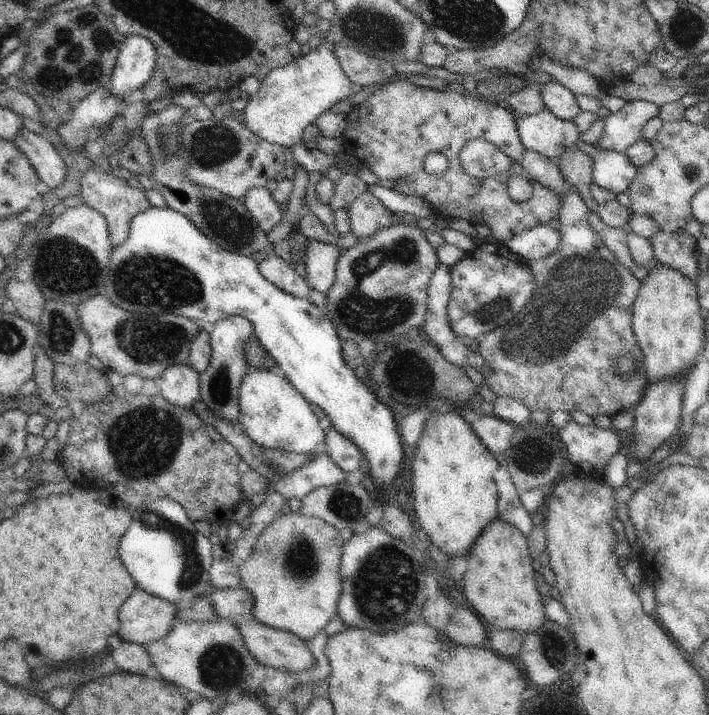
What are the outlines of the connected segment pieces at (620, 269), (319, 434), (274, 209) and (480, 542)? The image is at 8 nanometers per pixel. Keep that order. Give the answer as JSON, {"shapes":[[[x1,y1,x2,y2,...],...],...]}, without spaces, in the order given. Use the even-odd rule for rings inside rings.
{"shapes":[[[525,149,521,165,532,179,561,194,561,243,559,249,544,260,530,262,536,288,520,314,514,316,506,327,480,338,479,352,486,366,493,370,485,382,497,397,512,397,529,411,581,411,592,418,600,415,616,417,621,412,636,408,649,385,645,372,642,372,643,352,633,331,633,302,641,280,606,248,591,229,587,204,578,190,563,178,555,160,535,150],[626,353,634,355,639,366,639,372,629,381,621,379,613,371,615,358]],[[250,369,240,381,238,404,239,421,259,445,290,453,312,453,324,445,325,431,320,428,313,406,276,370]],[[266,187,251,188,245,194,242,202,253,214,256,222,265,233,280,222,282,214,279,210,279,204,274,200,271,192]],[[494,519,493,523,487,524,480,536,474,541,471,549,468,551,468,567,464,572,464,596,476,613,480,614,488,624,492,624,496,629,516,630,522,634,535,631,542,626,546,620,544,616,544,605,541,602,541,594,536,589,536,580,534,580,533,559,528,553,526,537,518,528,504,522,502,519]]]}

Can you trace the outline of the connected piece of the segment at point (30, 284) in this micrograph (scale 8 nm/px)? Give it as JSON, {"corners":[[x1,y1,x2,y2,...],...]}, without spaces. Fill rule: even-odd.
{"corners":[[14,278,8,281,5,290,16,306,16,314,38,325,46,302,38,285,32,279,21,282]]}

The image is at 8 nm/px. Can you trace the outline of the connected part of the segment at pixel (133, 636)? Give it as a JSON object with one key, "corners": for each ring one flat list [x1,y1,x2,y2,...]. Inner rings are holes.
{"corners":[[137,588,120,610,118,634,122,641,146,646,170,632,179,608,175,602]]}

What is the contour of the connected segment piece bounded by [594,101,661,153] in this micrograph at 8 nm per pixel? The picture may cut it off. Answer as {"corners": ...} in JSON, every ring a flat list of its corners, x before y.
{"corners":[[628,101,618,112,606,117,604,136,594,146,624,153,630,145,644,138,646,126,660,111,661,107,650,101]]}

